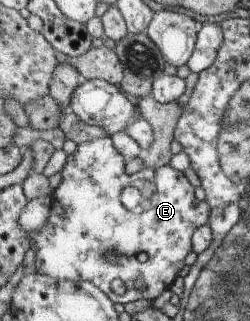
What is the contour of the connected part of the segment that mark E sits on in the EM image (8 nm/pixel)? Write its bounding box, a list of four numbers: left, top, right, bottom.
[28,136,211,304]

